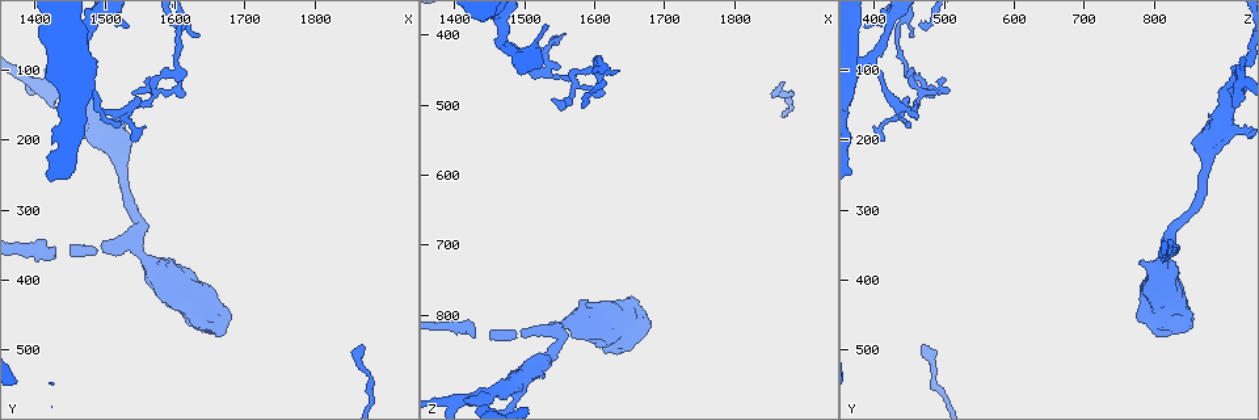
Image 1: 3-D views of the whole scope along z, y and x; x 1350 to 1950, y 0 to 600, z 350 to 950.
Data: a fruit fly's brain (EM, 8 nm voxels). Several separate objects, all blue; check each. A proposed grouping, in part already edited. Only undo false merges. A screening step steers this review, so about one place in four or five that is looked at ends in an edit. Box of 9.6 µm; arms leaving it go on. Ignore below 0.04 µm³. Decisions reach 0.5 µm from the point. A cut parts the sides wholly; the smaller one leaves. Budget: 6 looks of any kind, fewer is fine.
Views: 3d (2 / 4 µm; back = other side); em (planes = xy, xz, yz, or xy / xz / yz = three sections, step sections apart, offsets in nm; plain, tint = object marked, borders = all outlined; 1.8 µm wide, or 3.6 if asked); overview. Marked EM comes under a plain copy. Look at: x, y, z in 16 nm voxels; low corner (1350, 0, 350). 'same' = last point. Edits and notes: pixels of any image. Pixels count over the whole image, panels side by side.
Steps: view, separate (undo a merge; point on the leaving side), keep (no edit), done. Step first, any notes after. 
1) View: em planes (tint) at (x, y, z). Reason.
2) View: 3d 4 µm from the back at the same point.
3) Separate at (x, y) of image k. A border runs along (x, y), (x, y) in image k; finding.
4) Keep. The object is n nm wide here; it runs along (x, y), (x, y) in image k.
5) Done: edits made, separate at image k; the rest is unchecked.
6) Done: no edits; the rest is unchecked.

View: em xy step 8 (tint) at (1525, 220, 875). Sudden change in width.

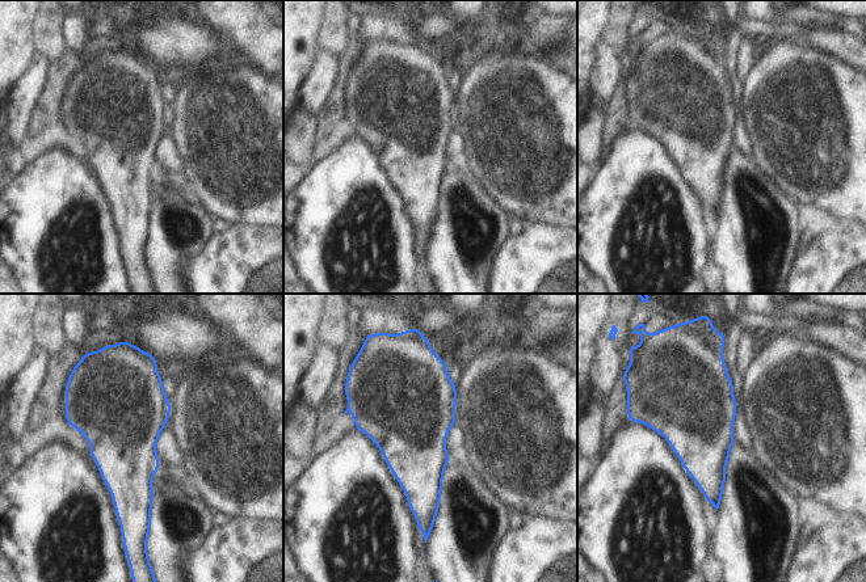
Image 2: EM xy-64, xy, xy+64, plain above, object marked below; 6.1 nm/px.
Keep. One neuron here.

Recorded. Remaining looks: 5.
View: em planes (borders) at (1570, 135, 465). Thin neck.

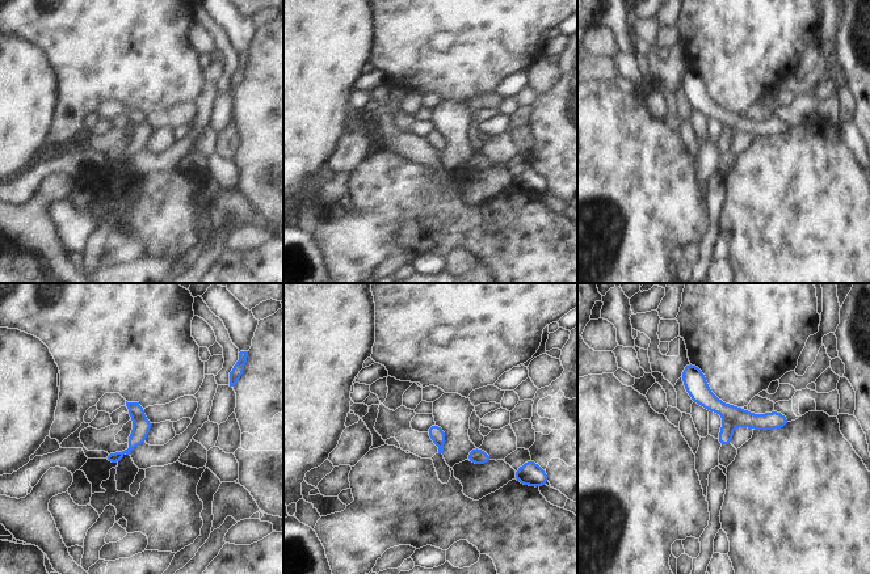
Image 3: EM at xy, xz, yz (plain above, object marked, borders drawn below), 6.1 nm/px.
Separate at (700, 393) of image 3. A border runs along (724, 418), (735, 425) in image 3; a second neuron is stuck on.

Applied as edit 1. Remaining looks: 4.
View: overview.

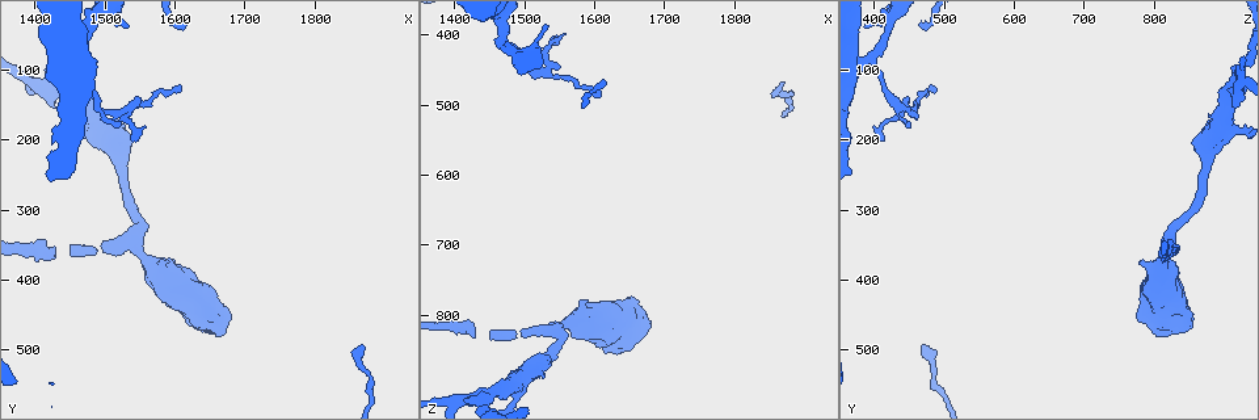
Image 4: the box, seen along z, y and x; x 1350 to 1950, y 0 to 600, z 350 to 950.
View: em 3.6 µm yz step 4 (tint) at (1470, 100, 400). Small branch off a trunk.

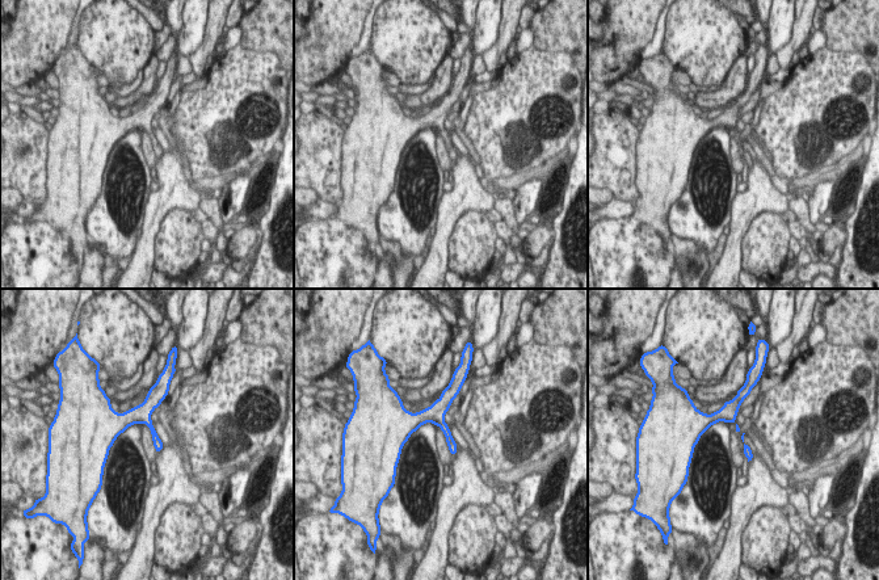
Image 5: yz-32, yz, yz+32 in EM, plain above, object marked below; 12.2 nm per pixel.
Keep. It runs along (158, 400), (109, 437) in image 5; continuous, no second neuron.

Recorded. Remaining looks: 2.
Done: edits made, separate at image 3; the rest is unchecked.

